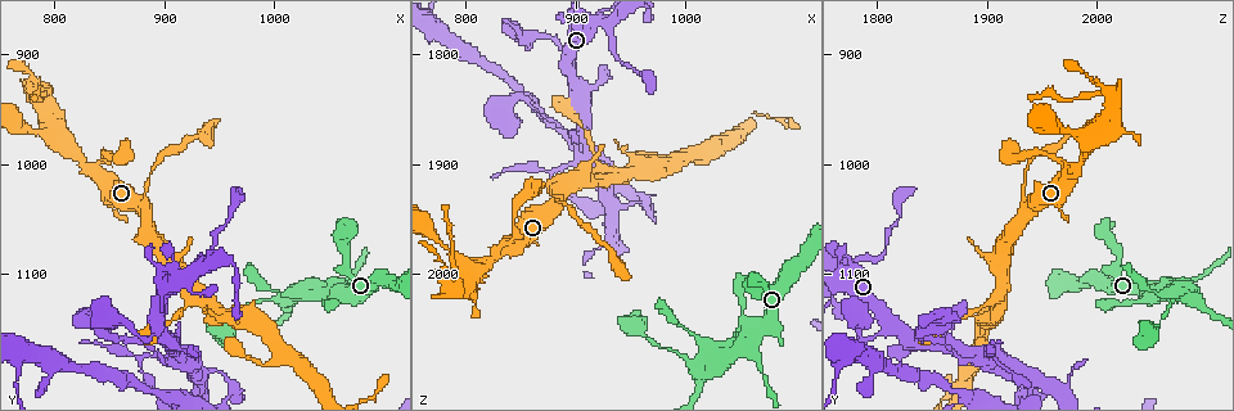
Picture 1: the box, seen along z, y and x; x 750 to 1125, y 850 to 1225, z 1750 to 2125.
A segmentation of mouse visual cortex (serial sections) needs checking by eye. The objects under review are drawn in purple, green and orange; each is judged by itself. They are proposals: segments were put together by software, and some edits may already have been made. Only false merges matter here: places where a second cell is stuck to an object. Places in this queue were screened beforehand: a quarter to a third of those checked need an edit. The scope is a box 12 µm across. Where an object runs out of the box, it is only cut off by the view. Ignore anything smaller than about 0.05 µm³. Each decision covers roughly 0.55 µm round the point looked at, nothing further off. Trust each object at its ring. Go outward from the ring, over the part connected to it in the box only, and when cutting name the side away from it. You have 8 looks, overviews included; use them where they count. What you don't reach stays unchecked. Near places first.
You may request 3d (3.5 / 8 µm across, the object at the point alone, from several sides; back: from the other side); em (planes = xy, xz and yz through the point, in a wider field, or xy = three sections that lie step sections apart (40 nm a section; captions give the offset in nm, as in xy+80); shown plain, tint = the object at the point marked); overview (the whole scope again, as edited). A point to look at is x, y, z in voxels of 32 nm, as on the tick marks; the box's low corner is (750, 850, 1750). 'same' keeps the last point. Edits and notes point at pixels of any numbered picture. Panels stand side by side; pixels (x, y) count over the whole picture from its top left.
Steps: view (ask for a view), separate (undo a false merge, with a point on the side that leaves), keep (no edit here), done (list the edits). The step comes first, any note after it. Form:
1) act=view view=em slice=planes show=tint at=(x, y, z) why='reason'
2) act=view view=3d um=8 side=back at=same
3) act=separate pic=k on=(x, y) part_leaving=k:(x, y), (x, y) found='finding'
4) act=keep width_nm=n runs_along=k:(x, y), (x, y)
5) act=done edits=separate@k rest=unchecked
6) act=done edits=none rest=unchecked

act=view view=3d um=3.5 at=(880, 1030, 1936) why='abrupt turn'

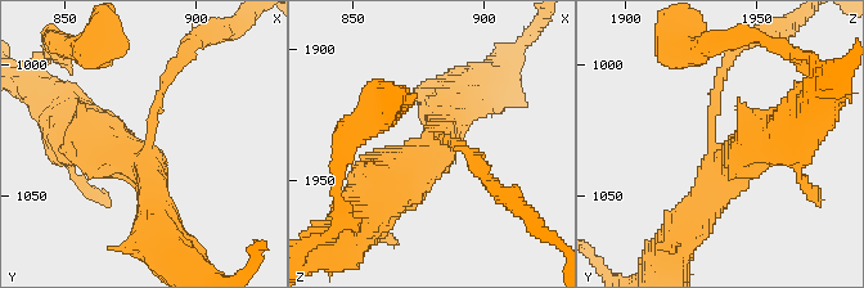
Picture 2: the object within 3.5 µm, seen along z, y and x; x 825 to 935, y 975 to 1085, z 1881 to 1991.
act=view view=em slice=xy step=2 show=tint at=(882, 1032, 1934)

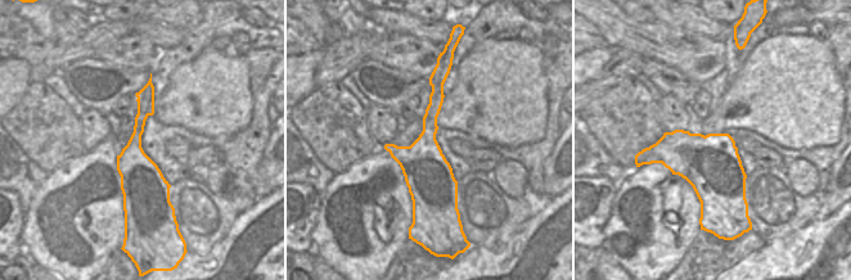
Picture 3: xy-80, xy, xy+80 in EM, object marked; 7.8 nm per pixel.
act=keep width_nm=360 runs_along=2:(103, 138), (143, 169), (154, 106), (175, 67) found='continuous, no second cell'

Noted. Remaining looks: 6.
act=view view=3d um=3.5 at=(906, 1166, 1868)

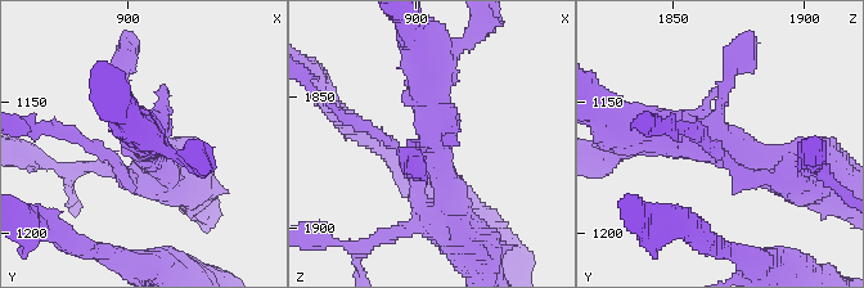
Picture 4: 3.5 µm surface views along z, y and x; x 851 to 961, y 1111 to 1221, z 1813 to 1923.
act=keep runs_along=4:(644, 127), (707, 135), (796, 179) found='all the same cell'

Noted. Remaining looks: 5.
act=view view=3d um=3.5 side=back at=(962, 1206, 1936) why='abrupt turn'

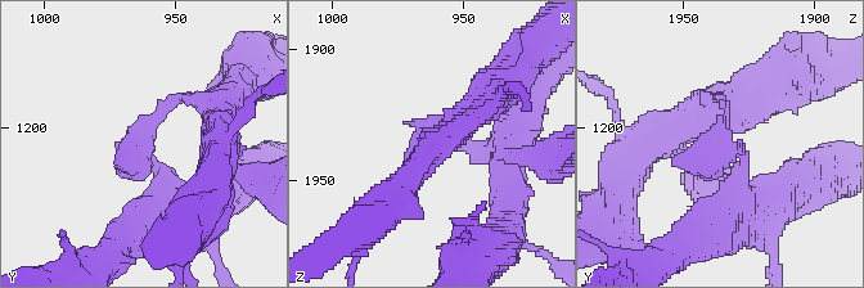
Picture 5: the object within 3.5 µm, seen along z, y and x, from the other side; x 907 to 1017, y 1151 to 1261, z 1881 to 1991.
act=view view=em slice=xy step=5 show=tint at=(965, 1205, 1936) why='now the EM'

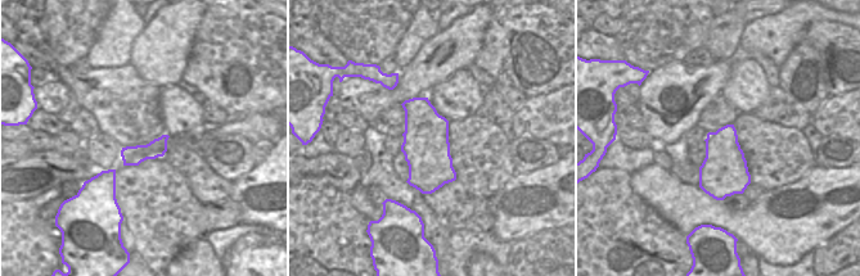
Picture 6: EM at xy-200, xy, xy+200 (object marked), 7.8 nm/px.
act=view view=em slice=xy step=3 show=tint at=same

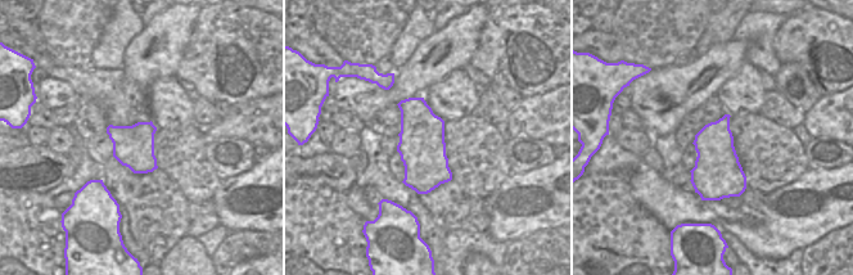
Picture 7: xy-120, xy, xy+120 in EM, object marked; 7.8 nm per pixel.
act=keep runs_along=5:(711, 100), (743, 192) found='one cell here'

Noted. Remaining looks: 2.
act=done edits=none rest=unchecked

